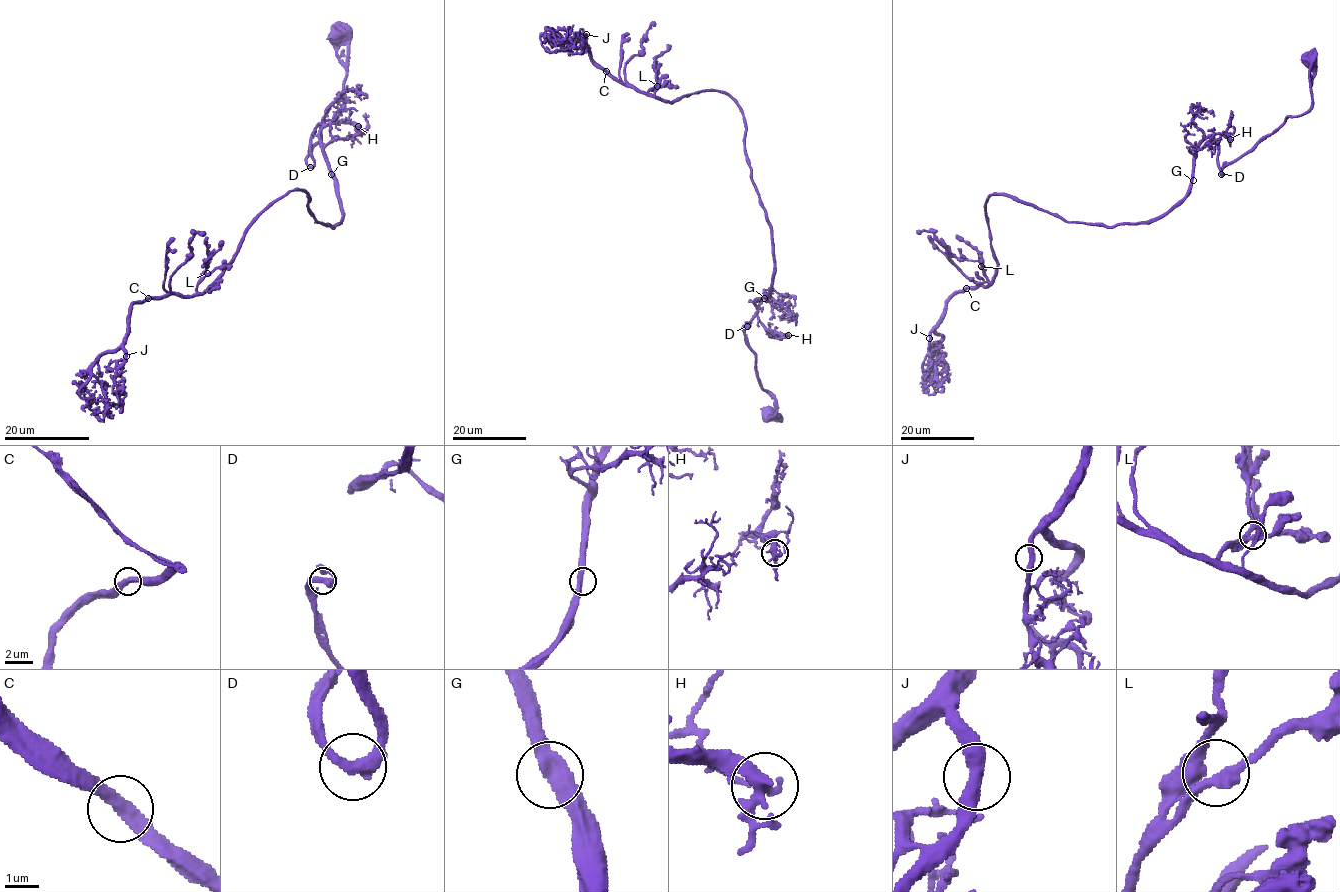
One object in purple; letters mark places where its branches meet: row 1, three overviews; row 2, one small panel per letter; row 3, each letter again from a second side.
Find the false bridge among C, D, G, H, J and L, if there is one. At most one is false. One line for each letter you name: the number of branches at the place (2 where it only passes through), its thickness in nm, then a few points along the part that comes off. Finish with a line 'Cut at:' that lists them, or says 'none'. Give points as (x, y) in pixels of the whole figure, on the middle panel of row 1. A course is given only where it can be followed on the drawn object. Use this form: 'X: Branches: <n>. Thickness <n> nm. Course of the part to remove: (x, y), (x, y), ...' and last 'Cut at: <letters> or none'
Cut at: none

